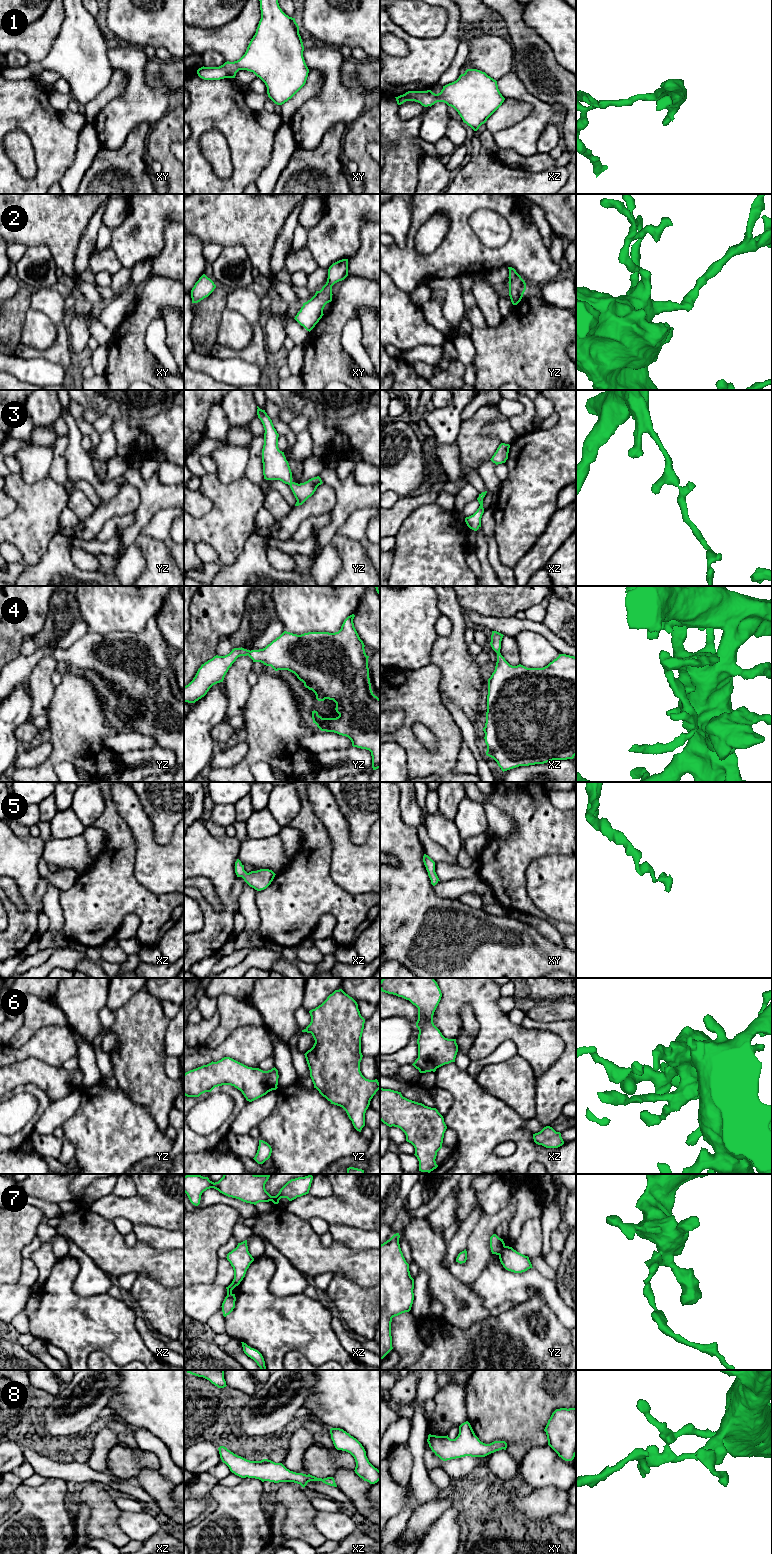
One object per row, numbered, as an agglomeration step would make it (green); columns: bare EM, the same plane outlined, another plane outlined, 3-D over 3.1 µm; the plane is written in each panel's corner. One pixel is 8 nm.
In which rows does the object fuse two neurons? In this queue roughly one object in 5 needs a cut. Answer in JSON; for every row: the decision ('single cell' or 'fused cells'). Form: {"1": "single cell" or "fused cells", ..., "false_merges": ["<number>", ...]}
{"1": "single cell", "2": "single cell", "3": "single cell", "4": "single cell", "5": "single cell", "6": "single cell", "7": "fused cells", "8": "single cell", "false_merges": ["7"]}

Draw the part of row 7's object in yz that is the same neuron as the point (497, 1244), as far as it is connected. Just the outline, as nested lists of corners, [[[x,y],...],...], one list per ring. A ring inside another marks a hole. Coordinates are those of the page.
[[[493,1234],[490,1237],[490,1248],[492,1254],[500,1255],[504,1247],[505,1243],[503,1239],[499,1238],[496,1234]]]

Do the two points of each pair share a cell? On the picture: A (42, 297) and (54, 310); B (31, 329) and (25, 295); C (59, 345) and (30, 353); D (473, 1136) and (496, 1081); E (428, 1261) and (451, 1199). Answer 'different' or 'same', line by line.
A: same
B: different
C: same
D: different
E: different

